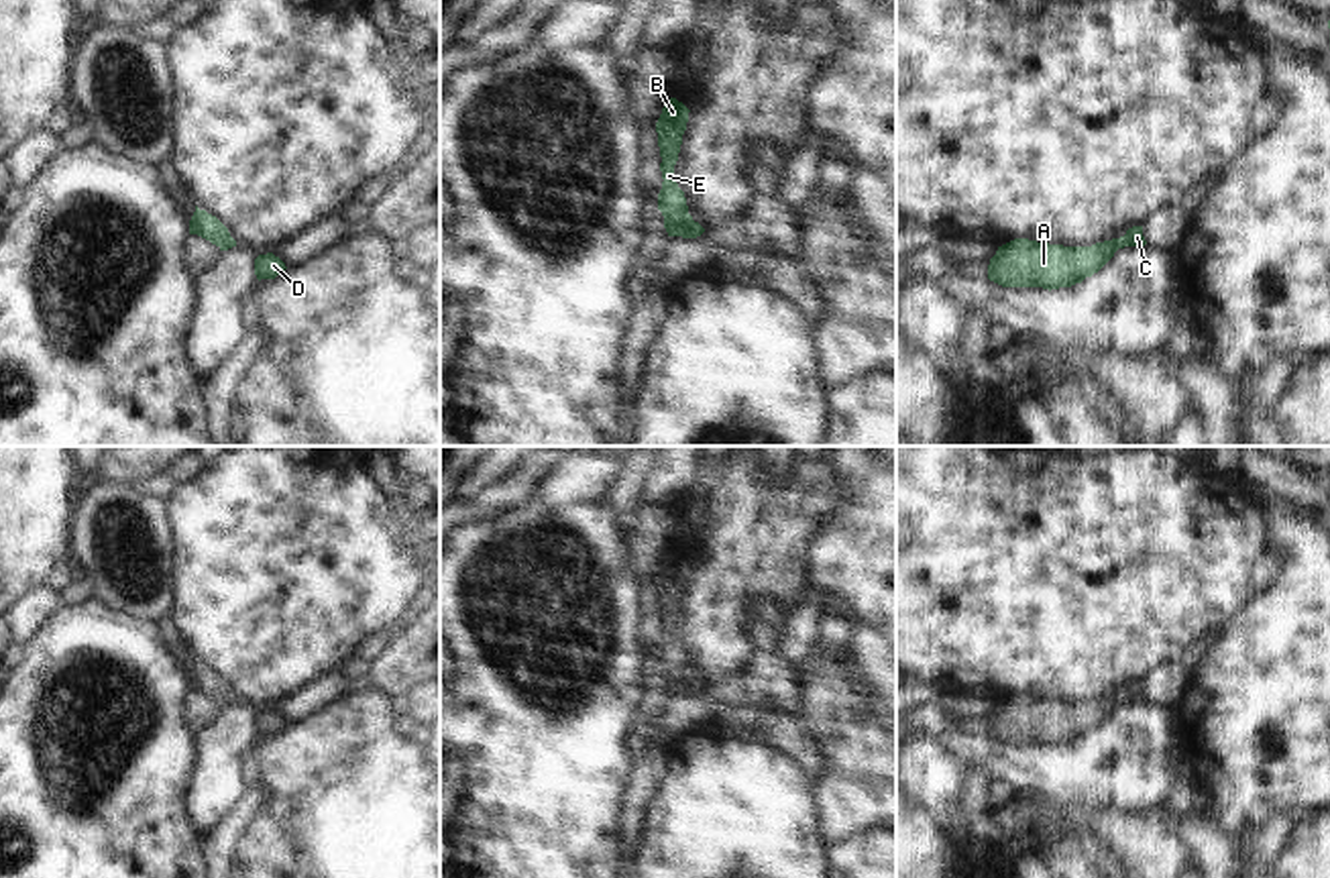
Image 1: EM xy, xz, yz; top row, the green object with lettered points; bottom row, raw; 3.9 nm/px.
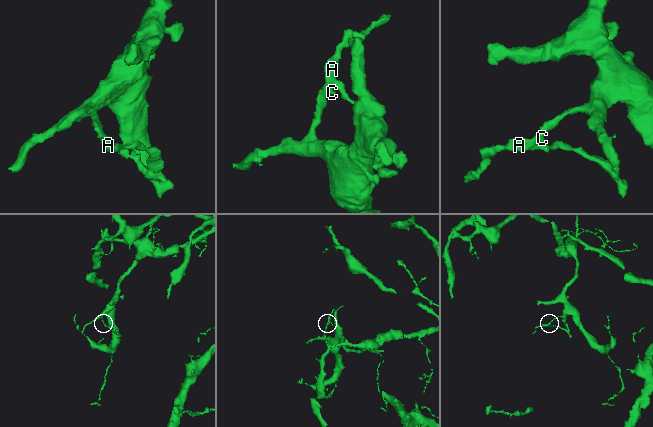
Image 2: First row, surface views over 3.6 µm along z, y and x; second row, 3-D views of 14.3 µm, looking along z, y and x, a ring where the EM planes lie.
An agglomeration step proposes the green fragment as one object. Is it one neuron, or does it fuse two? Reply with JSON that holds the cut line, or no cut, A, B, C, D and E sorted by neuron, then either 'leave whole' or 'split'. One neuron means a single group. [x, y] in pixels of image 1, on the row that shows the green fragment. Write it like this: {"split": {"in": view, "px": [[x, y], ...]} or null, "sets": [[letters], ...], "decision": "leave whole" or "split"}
{"split": null, "sets": [["A", "B", "C", "D", "E"]], "decision": "leave whole"}

